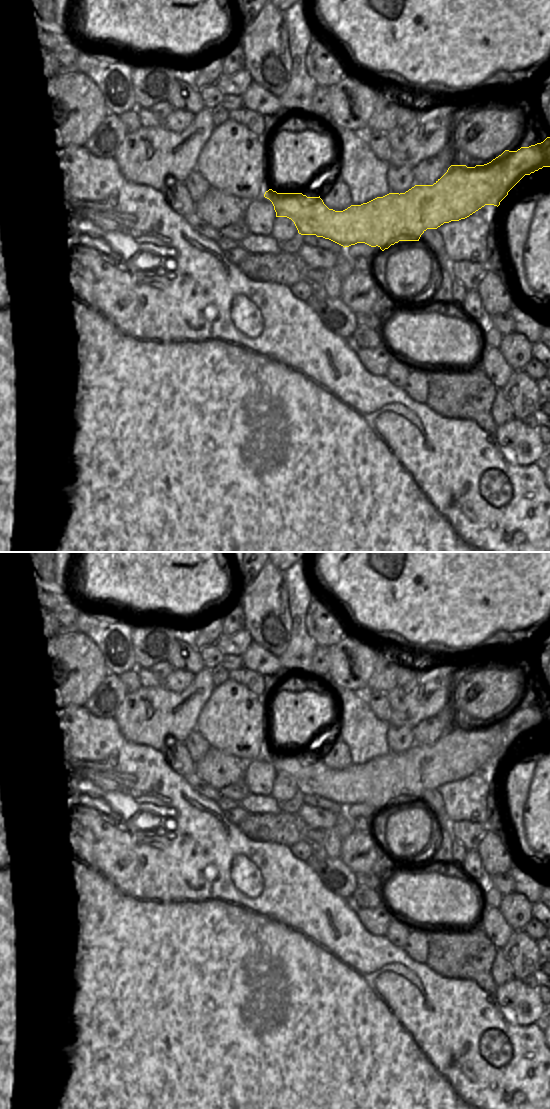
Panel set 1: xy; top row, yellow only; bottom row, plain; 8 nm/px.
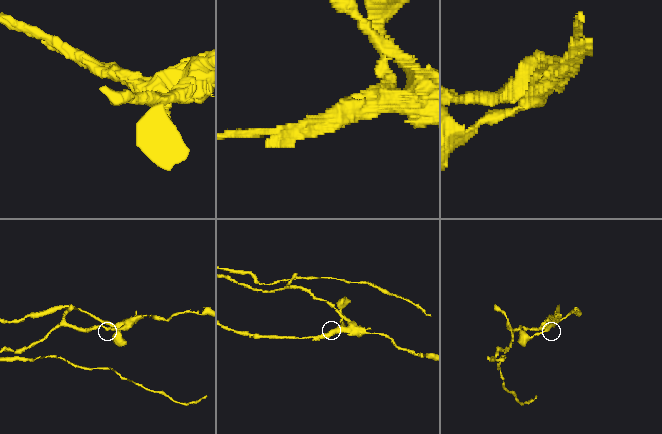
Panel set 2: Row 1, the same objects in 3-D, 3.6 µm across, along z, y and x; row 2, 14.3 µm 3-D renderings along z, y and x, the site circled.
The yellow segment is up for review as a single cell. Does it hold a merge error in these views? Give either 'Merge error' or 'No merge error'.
Merge error

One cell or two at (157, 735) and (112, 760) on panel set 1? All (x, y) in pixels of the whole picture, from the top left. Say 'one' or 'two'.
two

